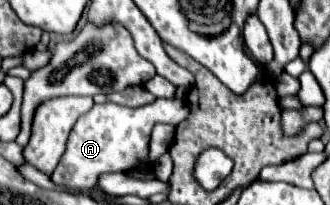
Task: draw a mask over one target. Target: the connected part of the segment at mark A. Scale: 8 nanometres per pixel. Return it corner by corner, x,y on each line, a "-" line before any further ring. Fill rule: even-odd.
158,98
152,104
140,108
128,108
120,104
94,104
88,114
82,114
74,124
68,148
52,174
56,184
64,184
68,188
94,188
96,178
102,172
128,172
140,166
150,166
148,162
148,140
152,126
158,122
168,120
168,124
180,124
188,118
190,108
176,98
164,100

